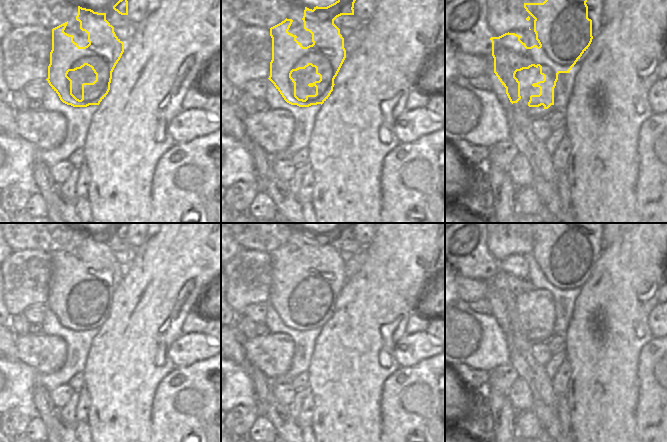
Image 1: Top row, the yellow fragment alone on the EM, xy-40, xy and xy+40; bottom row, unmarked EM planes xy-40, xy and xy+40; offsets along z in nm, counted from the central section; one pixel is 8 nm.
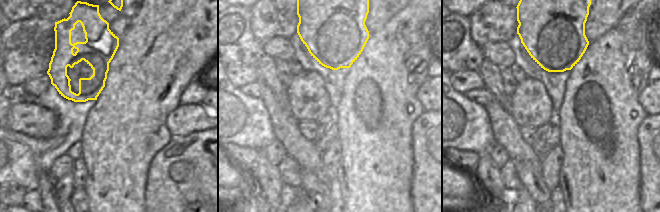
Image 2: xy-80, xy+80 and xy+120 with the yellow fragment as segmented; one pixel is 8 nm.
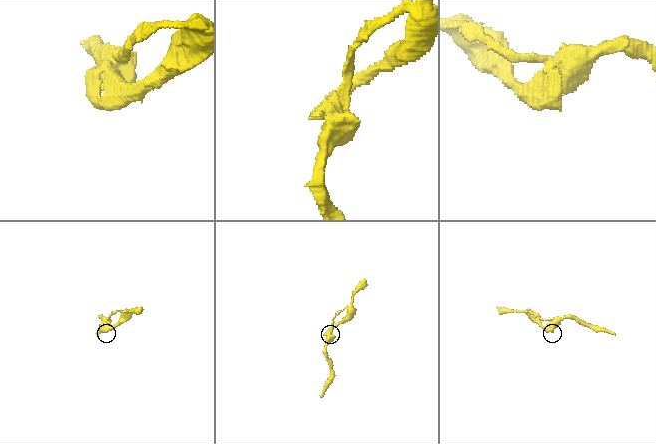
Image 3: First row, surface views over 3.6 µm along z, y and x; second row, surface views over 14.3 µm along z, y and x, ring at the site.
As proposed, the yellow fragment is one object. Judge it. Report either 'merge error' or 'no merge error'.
no merge error

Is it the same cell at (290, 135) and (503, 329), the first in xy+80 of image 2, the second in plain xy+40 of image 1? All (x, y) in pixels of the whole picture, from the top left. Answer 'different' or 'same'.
different

